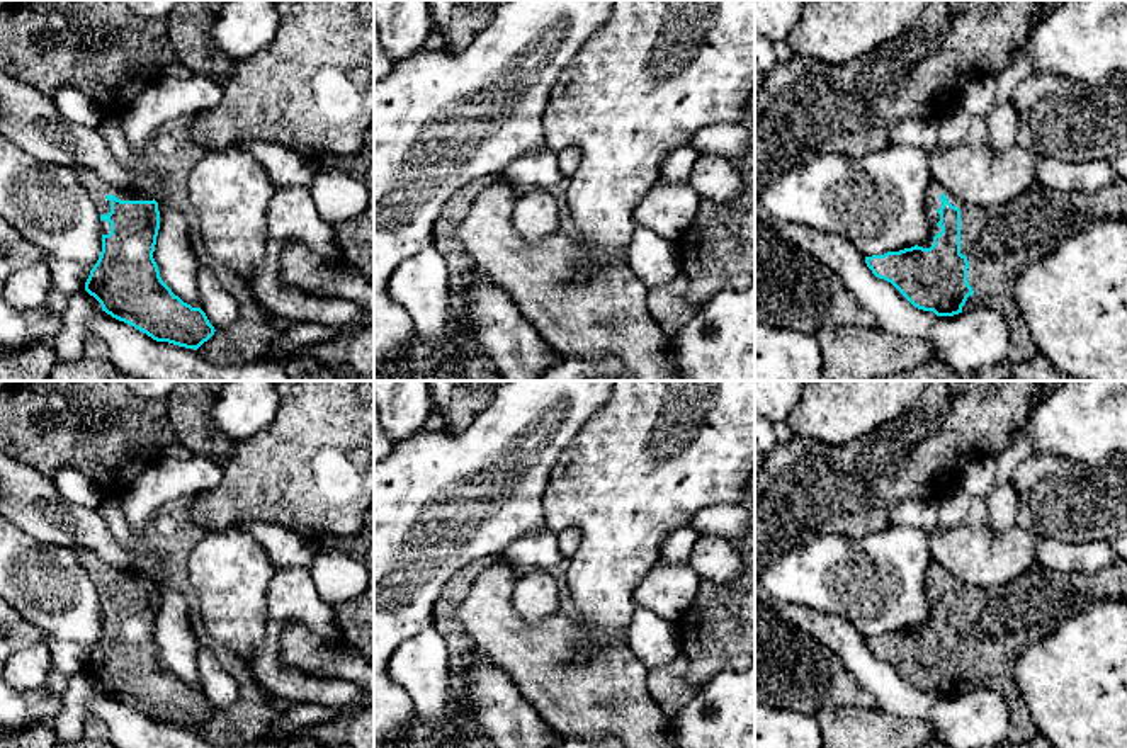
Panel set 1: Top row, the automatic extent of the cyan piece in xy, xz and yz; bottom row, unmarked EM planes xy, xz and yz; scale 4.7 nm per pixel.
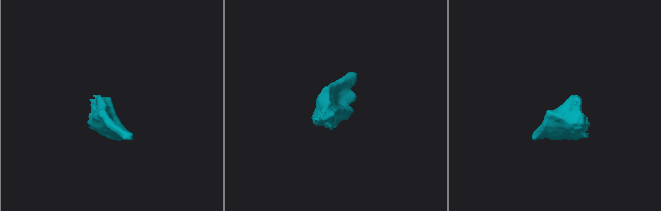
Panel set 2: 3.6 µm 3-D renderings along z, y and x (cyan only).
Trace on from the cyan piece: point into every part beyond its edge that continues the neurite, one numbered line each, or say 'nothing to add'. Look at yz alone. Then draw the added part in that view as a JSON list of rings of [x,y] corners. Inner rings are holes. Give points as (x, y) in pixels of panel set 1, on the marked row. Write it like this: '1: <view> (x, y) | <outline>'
1: yz (1000, 242) | [[[1127,178],[1091,194],[1034,184],[1013,201],[988,207],[967,204],[932,180],[926,192],[930,236],[923,248],[930,248],[933,236],[942,231],[937,224],[942,194],[960,209],[960,253],[967,257],[967,282],[974,291],[962,313],[979,306],[998,311],[1010,332],[1006,359],[1030,359],[1037,347],[1017,306],[1017,277],[1090,223],[1127,219]]]

